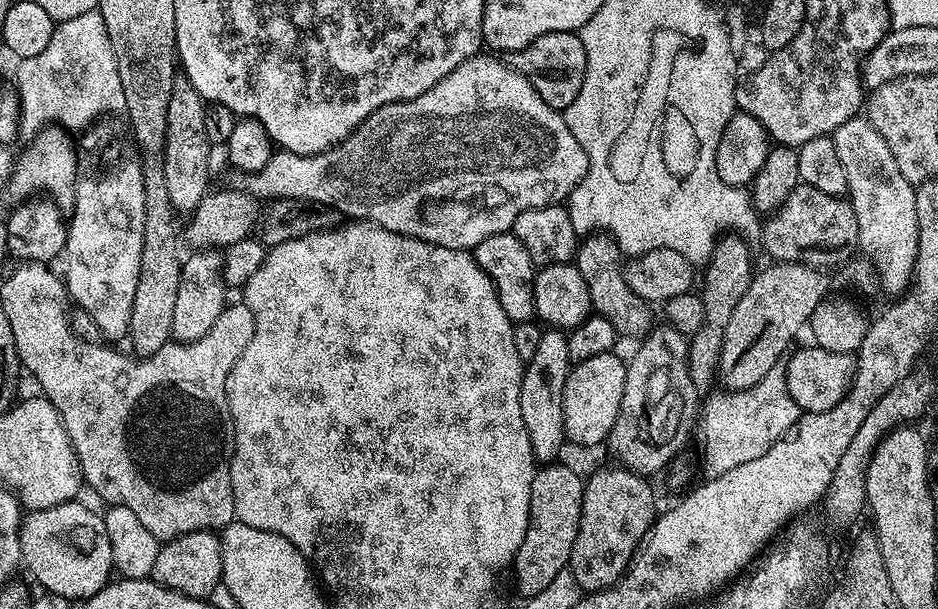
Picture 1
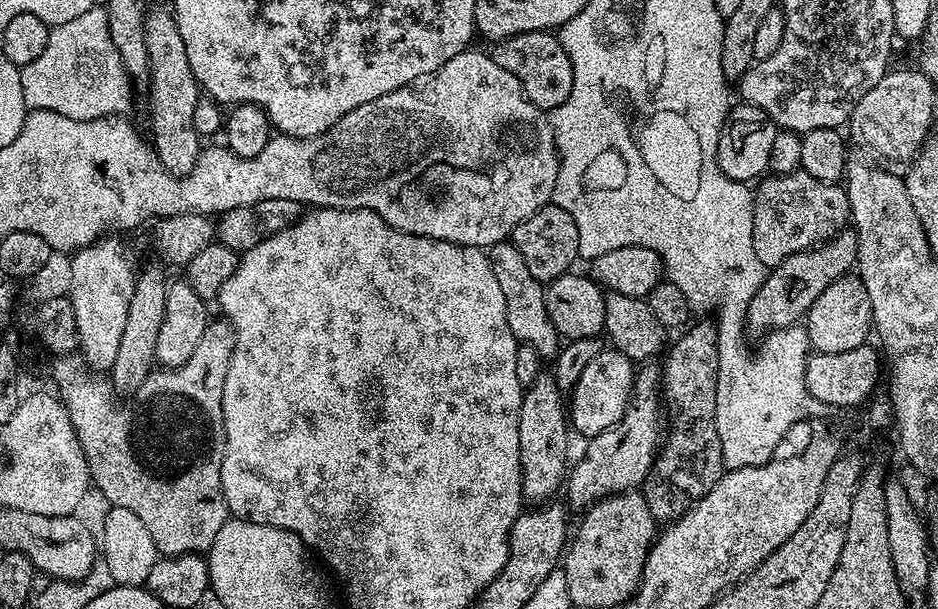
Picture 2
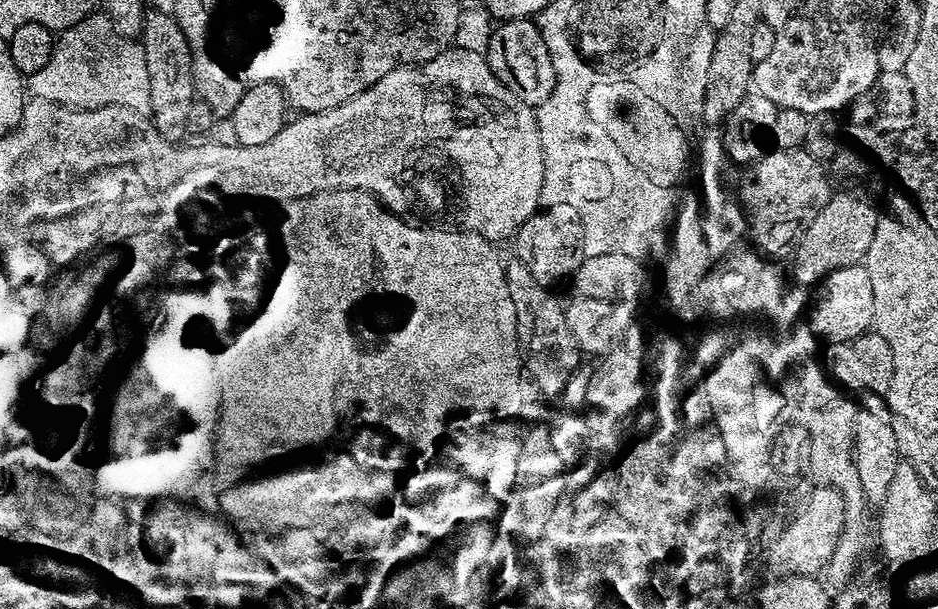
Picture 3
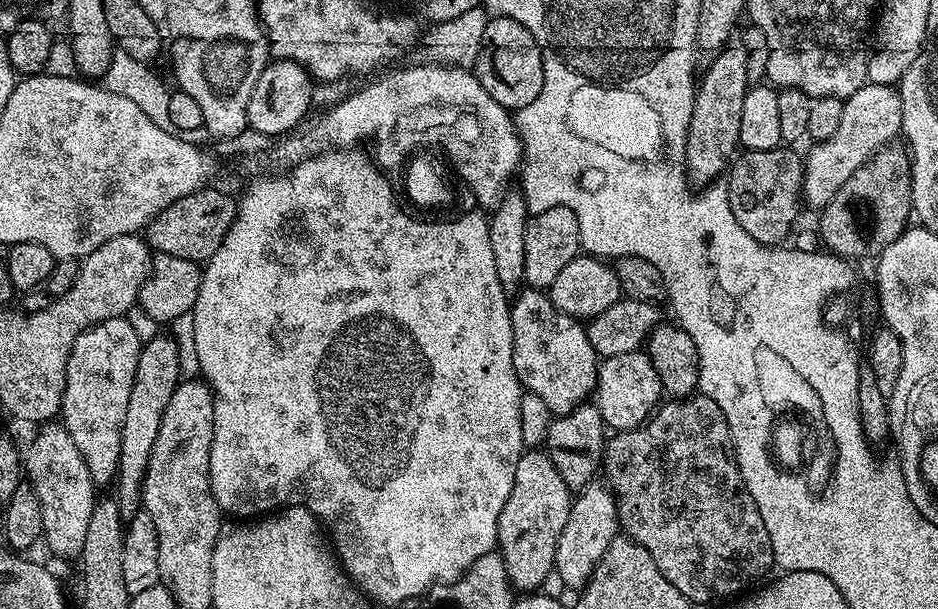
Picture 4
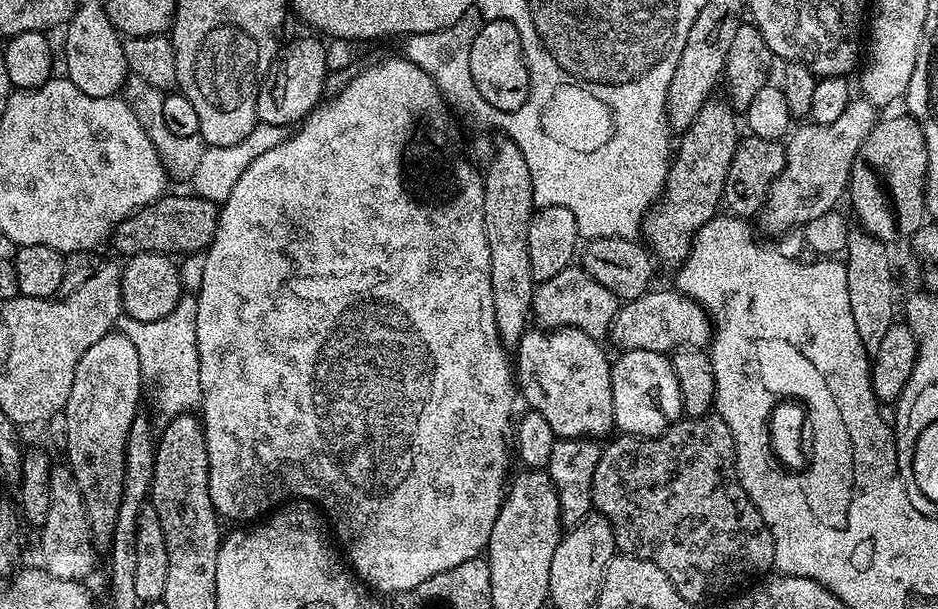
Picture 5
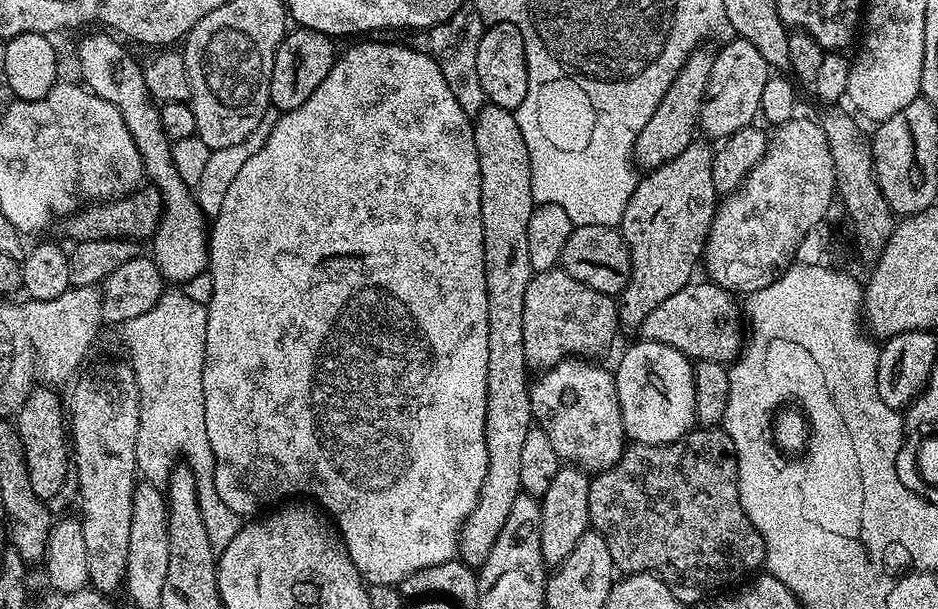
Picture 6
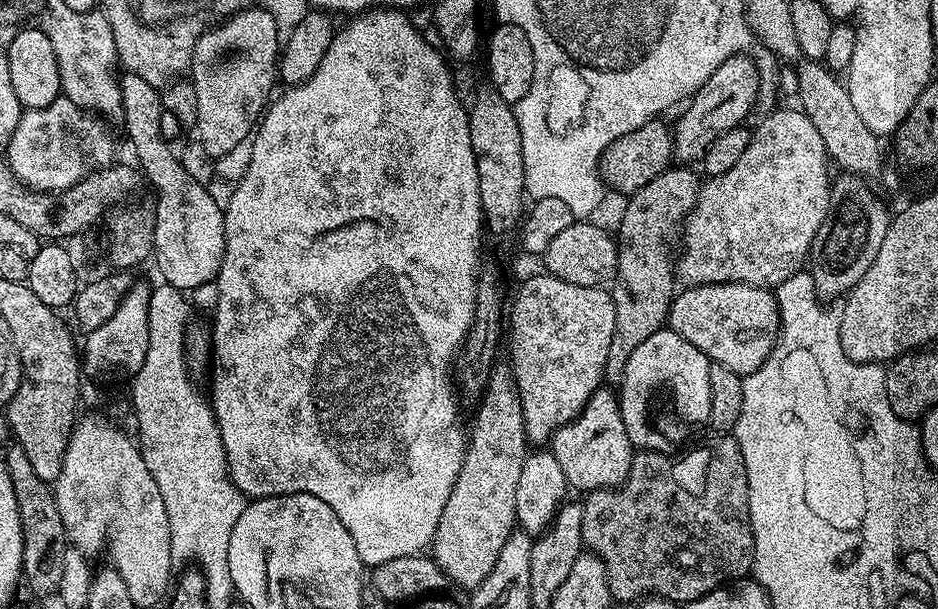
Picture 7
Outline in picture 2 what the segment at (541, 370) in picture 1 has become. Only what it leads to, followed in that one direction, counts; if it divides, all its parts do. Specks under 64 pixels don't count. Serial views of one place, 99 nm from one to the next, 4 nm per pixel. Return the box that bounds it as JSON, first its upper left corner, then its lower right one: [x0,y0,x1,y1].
[518,371,570,502]

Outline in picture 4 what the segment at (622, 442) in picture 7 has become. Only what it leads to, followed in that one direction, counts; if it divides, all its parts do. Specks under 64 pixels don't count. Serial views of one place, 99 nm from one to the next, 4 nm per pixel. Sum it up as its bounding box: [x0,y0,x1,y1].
[510,287,598,417]

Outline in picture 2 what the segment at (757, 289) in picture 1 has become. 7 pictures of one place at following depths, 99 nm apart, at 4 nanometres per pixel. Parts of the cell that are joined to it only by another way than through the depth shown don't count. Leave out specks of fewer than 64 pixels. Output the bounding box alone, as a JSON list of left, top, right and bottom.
[746,230,856,338]

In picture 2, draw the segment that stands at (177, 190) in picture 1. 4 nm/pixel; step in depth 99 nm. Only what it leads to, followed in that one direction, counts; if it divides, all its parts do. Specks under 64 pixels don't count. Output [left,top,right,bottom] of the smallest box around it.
[144,7,202,177]

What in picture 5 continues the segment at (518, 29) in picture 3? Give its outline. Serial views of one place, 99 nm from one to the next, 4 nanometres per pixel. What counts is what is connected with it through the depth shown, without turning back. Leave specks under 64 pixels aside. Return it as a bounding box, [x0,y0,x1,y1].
[470,20,530,114]

